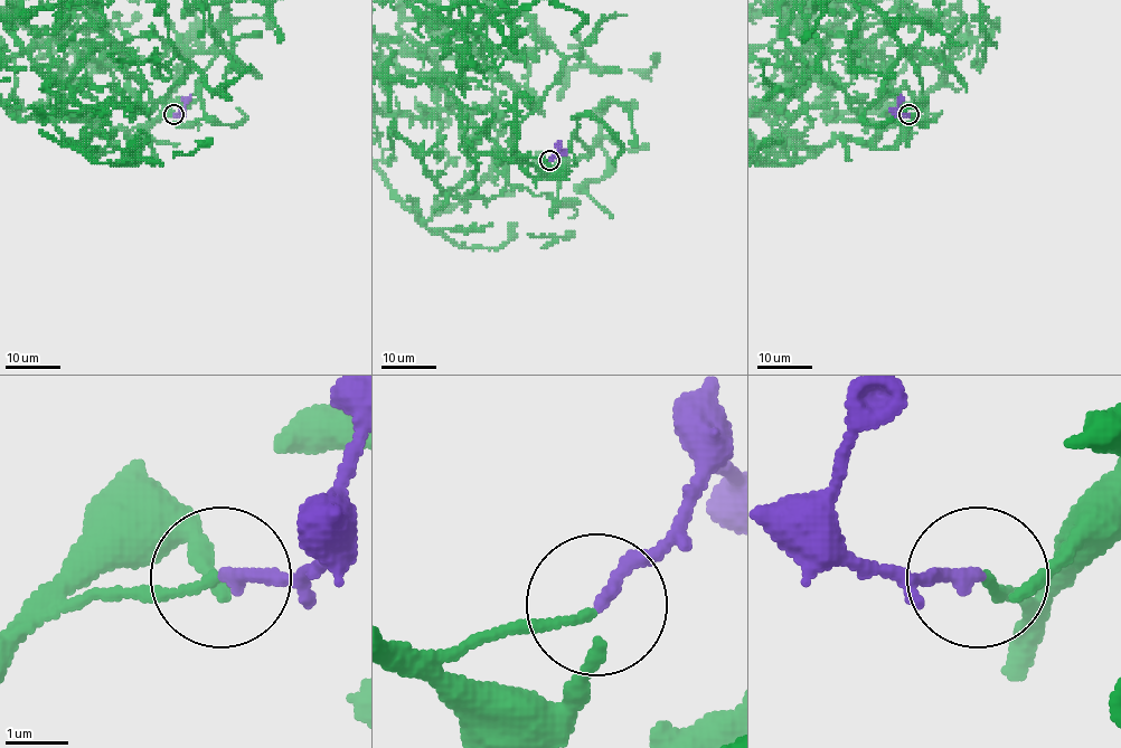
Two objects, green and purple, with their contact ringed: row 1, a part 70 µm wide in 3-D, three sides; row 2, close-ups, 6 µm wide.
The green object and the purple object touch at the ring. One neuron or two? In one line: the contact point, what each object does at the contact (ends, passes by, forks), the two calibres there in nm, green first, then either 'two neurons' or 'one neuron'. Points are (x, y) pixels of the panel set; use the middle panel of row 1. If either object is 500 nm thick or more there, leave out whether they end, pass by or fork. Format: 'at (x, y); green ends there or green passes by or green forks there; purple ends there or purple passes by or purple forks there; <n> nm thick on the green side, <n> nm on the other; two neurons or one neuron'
at (549, 160); green ends there; purple ends there; 120 nm thick on the green side, 200 nm on the other; one neuron

